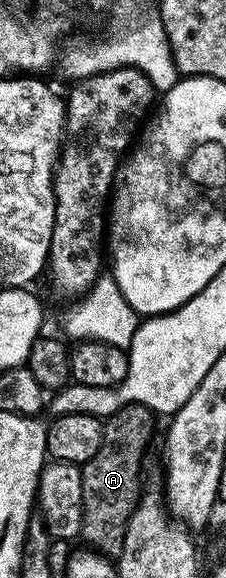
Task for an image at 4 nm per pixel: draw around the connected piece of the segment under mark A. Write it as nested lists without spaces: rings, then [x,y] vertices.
[[[131,404],[115,413],[103,424],[103,438],[91,460],[82,463],[83,520],[79,538],[86,547],[115,560],[122,554],[126,524],[140,497],[139,474],[143,452],[153,434],[152,411],[143,405]]]

